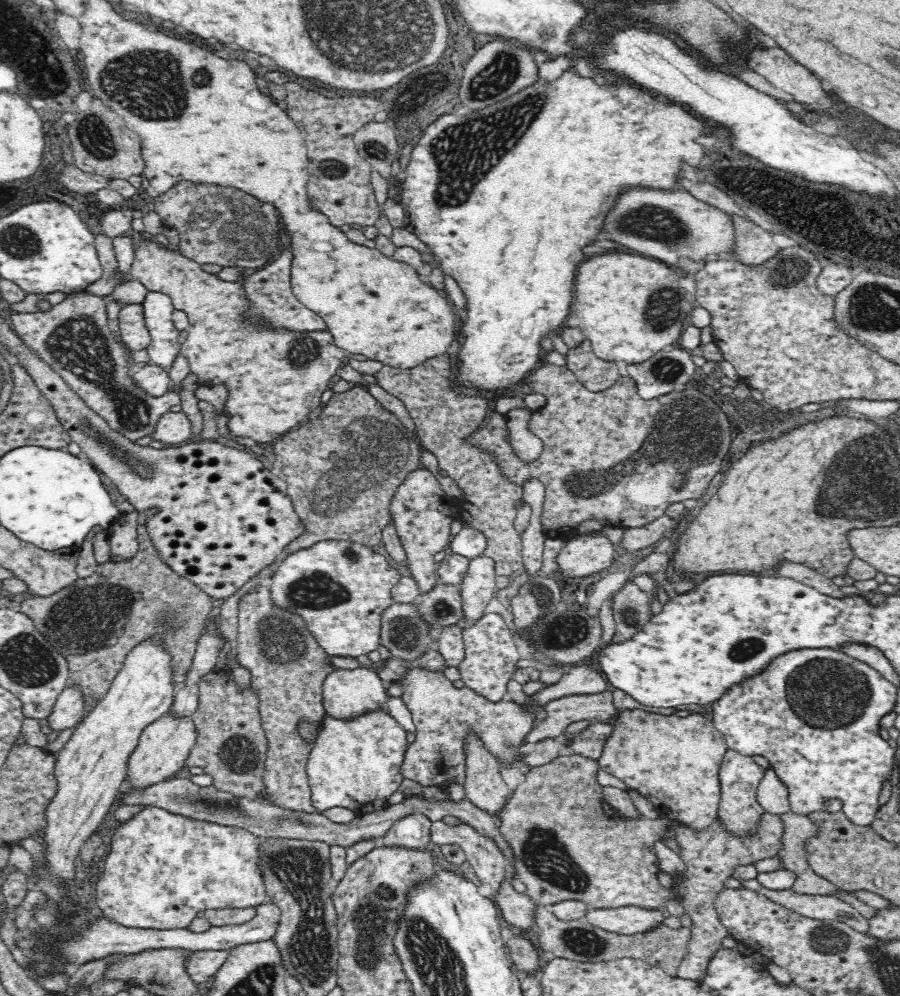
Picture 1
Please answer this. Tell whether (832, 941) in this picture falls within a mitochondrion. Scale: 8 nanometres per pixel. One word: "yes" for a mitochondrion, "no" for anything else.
yes

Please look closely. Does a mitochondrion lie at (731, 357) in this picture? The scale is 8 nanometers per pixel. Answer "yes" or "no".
no

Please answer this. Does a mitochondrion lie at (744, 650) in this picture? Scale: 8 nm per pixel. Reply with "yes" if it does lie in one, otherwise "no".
yes

